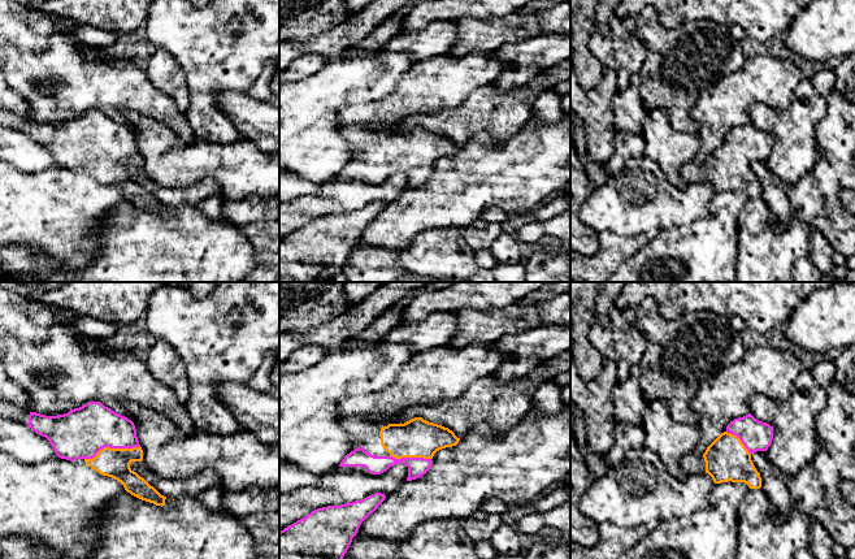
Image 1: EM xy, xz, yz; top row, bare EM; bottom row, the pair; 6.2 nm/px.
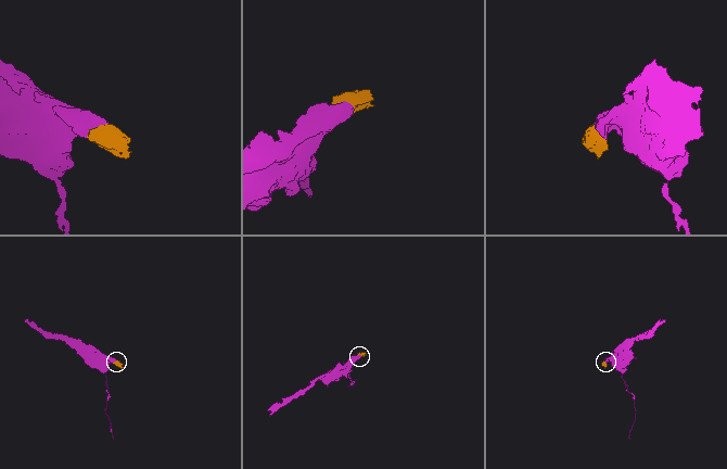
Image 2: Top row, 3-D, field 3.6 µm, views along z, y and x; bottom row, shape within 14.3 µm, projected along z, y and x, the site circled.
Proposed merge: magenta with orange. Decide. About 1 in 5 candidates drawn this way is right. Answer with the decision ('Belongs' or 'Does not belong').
Belongs

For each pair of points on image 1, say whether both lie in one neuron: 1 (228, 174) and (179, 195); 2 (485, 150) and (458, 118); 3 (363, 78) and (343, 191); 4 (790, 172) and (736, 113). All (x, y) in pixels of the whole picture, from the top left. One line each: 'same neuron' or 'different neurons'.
1: different neurons
2: different neurons
3: different neurons
4: different neurons

